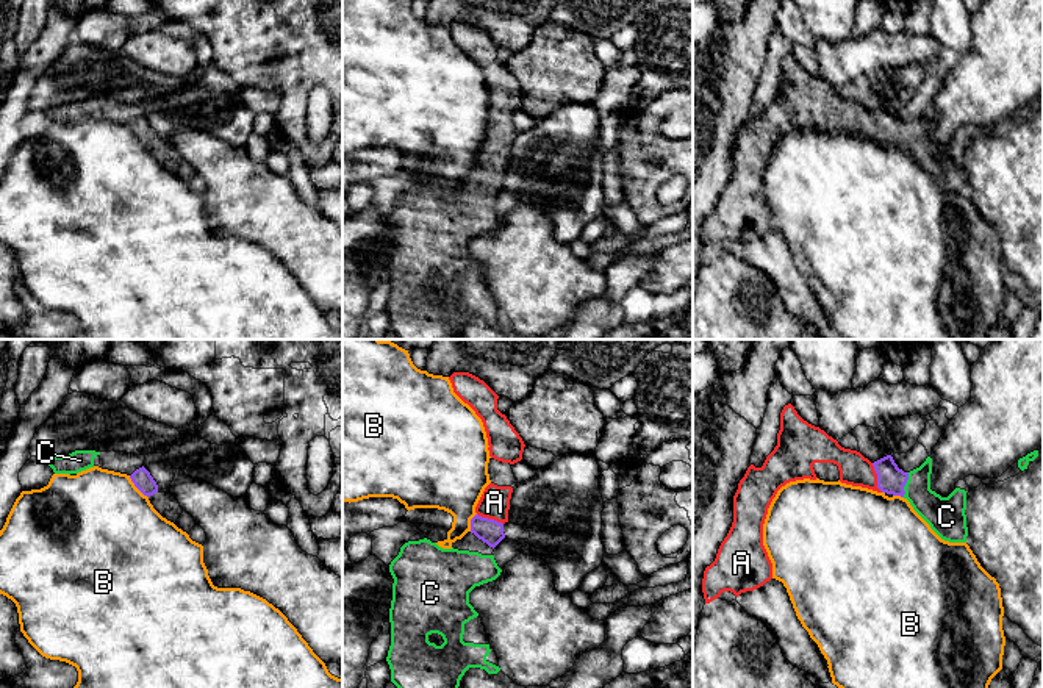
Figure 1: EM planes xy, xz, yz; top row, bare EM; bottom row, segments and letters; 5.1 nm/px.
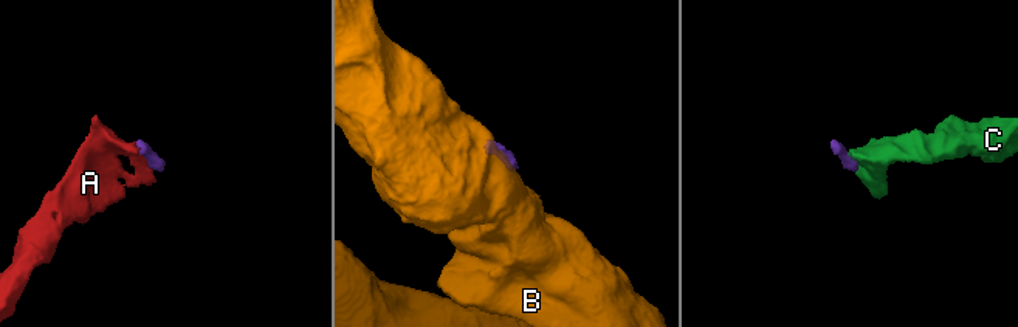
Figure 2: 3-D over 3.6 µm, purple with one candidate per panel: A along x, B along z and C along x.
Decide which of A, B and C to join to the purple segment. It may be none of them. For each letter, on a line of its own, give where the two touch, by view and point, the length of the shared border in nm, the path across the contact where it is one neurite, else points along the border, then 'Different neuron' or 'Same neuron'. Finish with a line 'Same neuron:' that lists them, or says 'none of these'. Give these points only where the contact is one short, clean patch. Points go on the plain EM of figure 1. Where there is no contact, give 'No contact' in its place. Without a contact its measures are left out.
A: Touches purple at yz (878, 127). Shared border 160 nm. Path across: yz (890, 128), (878, 127), (854, 119). Same neuron
B: Touches purple at xy (136, 136). Shared border 160 nm. Boundary: xy (129, 125), (147, 147). Different neuron
C: Touches purple at yz (904, 135). Shared border 130 nm. Path across: yz (890, 128), (904, 135), (942, 163). Same neuron
Same neuron: A, C

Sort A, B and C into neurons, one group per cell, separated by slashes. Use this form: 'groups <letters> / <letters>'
groups A C / B

